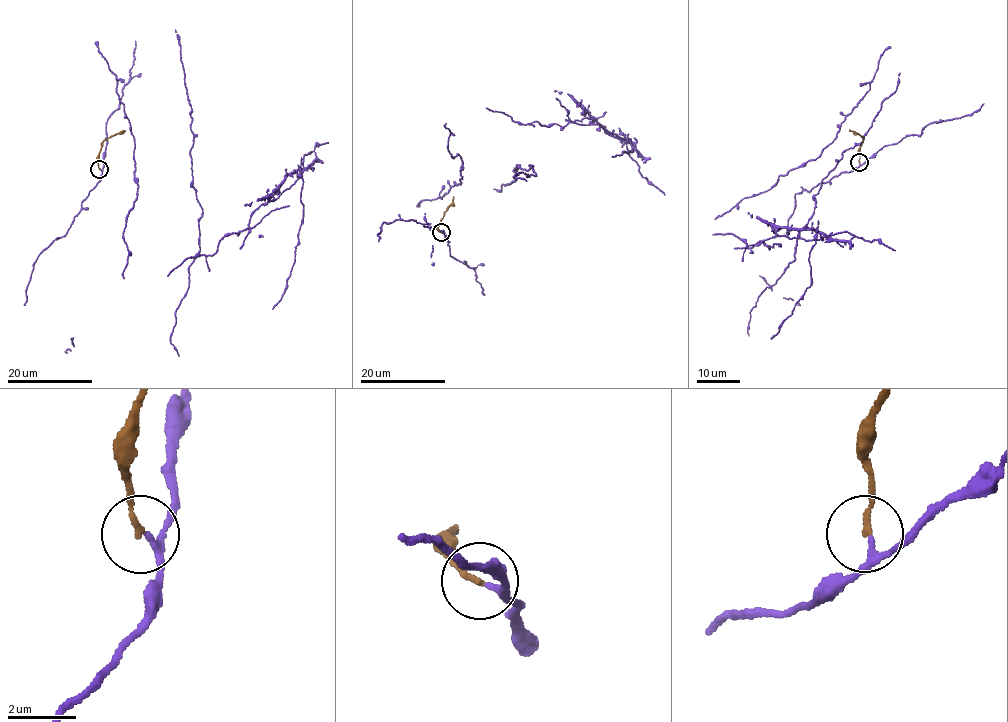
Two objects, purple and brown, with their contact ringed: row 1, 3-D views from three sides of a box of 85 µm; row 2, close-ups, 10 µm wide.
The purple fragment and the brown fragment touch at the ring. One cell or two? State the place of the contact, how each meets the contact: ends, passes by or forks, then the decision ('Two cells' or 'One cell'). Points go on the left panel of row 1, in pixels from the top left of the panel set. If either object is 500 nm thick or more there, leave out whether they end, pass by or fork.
Place: (99, 169). At the ring purple passes by. At the ring brown ends. One cell

